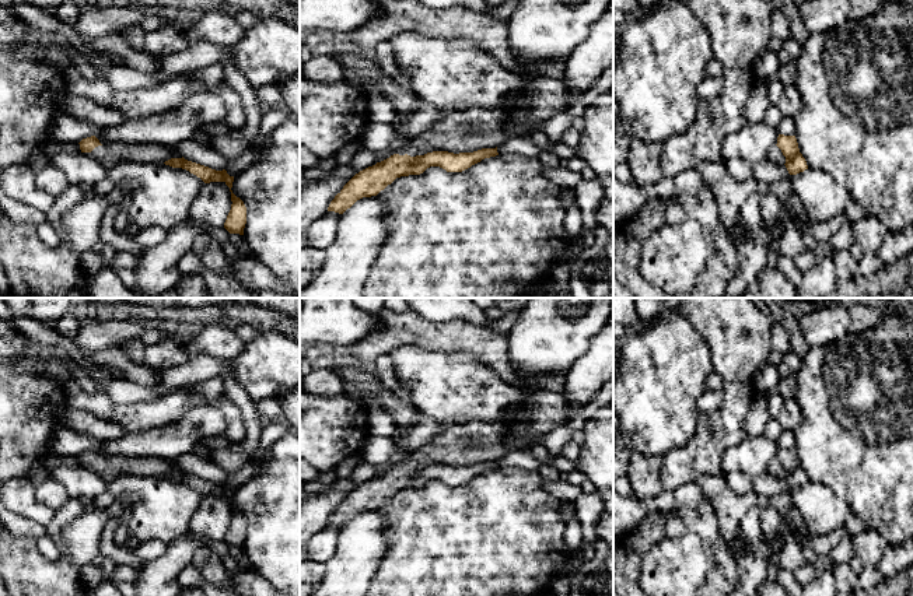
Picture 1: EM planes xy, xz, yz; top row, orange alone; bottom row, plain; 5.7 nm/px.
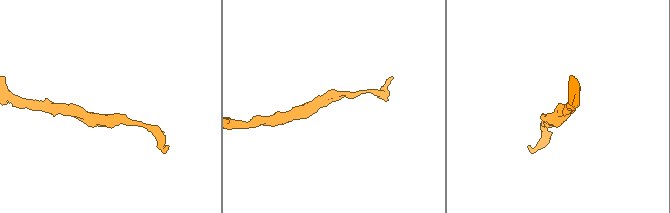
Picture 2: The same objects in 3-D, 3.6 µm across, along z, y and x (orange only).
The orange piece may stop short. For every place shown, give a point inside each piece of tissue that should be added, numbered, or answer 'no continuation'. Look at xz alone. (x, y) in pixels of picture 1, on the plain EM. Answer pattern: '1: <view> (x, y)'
1: xz (452, 448)

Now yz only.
1: yz (775, 467)

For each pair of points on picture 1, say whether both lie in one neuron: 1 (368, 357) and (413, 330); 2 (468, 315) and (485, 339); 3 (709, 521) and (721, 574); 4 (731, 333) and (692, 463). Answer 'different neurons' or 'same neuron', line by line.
1: same neuron
2: different neurons
3: same neuron
4: same neuron

